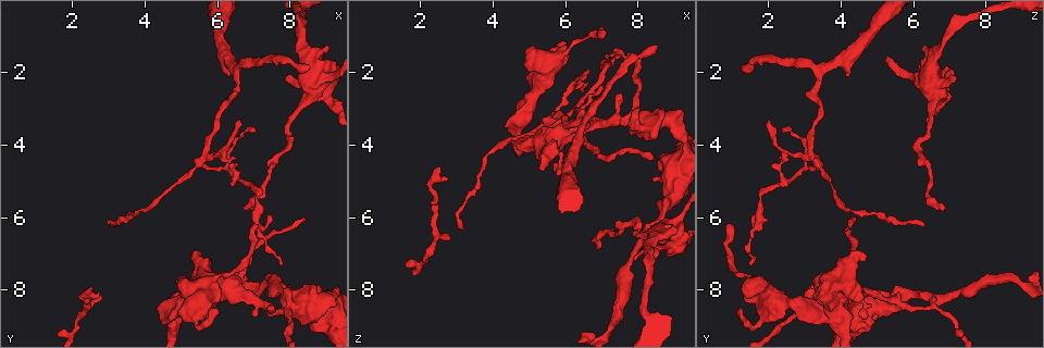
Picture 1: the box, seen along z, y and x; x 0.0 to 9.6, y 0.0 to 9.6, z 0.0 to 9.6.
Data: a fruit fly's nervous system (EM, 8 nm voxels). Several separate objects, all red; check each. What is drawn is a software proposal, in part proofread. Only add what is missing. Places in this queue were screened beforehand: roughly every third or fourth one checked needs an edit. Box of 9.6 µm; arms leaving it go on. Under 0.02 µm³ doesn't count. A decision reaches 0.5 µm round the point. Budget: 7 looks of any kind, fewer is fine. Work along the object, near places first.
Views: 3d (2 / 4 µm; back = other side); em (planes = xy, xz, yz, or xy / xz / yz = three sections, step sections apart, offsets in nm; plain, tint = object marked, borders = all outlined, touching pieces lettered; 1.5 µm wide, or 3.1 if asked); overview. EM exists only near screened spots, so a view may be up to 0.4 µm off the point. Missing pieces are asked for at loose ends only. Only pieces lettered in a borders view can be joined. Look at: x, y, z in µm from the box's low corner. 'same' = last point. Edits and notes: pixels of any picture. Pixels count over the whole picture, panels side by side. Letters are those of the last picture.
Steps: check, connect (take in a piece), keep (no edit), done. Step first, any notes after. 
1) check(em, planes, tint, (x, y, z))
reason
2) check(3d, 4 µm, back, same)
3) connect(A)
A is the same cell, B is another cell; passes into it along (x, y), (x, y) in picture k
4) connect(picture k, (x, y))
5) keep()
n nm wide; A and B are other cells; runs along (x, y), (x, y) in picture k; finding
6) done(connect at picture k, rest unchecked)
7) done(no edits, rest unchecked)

check(3d, 2 µm, (8.55, 1.75, 1.20))
end of a long branch

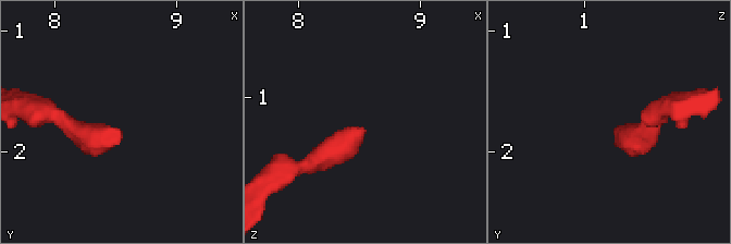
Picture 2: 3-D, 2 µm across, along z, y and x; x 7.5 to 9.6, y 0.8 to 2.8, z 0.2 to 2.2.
check(em, xy, step 4, tint, (8.50, 1.78, 1.26))

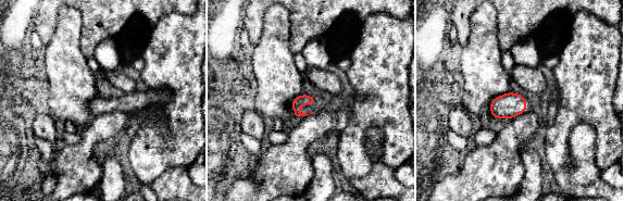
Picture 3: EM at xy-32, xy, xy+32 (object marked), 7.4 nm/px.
check(em, planes, borders, same)
another direction

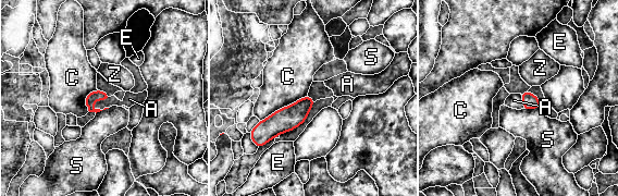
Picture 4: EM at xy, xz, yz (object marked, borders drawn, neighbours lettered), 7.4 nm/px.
connect(A)
A is the same cell, C, E, S and Z are other cells; passes into it along (97, 95), (100, 99), (130, 99) in picture 4; the neuron continues

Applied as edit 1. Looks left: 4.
check(overview)
see it whole again

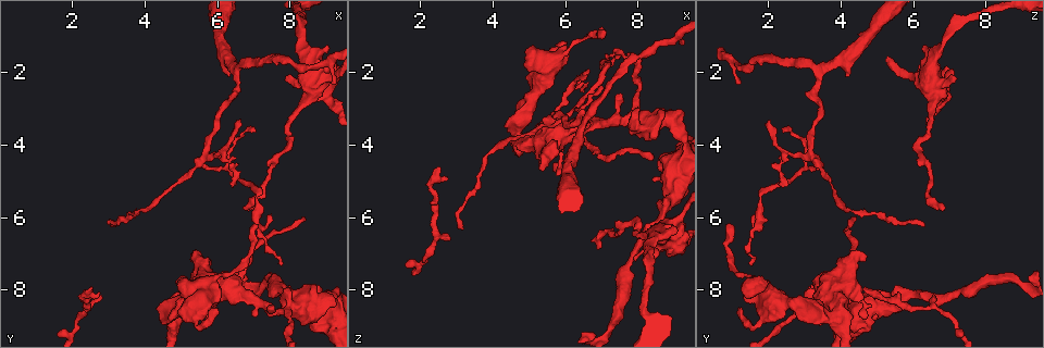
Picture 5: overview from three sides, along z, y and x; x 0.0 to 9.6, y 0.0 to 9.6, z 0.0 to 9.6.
check(em, yz, step 4, borders, (2.45, 8.05, 4.55))
an open end

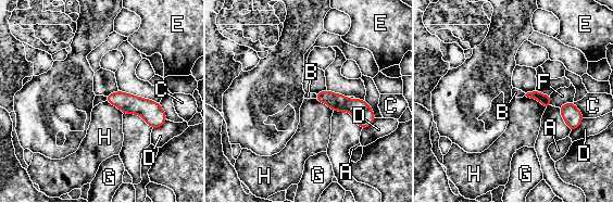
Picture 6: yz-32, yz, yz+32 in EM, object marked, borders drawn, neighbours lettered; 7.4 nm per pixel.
check(em, planes, borders, same)

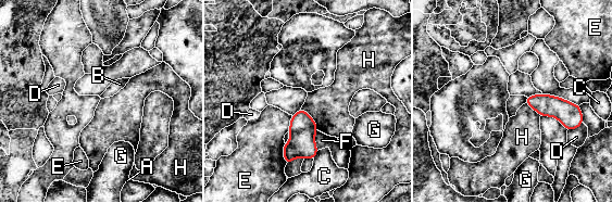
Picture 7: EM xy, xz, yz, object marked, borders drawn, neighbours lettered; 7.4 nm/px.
keep()
A, B, C, D, E, F, G and H are other cells; no lettered piece goes on from it

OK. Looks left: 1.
done(connect at picture 4, rest unchecked)

